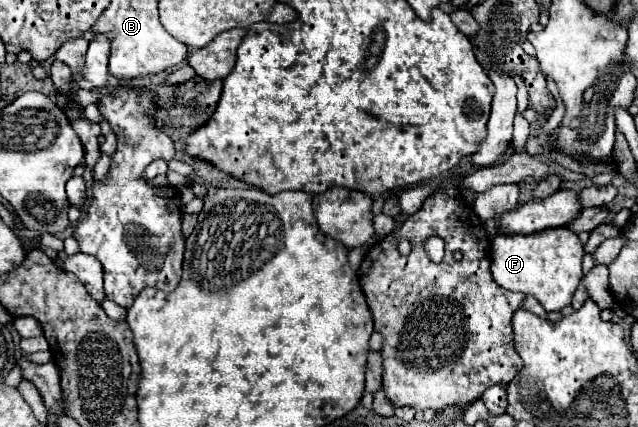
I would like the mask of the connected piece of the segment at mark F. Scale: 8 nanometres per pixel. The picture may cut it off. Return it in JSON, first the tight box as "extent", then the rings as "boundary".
{"extent":[493,228,583,312],"boundary":[[[549,228],[535,234],[497,234],[493,238],[493,280],[505,288],[535,296],[547,312],[559,312],[571,304],[583,272],[583,244],[569,228]]]}

